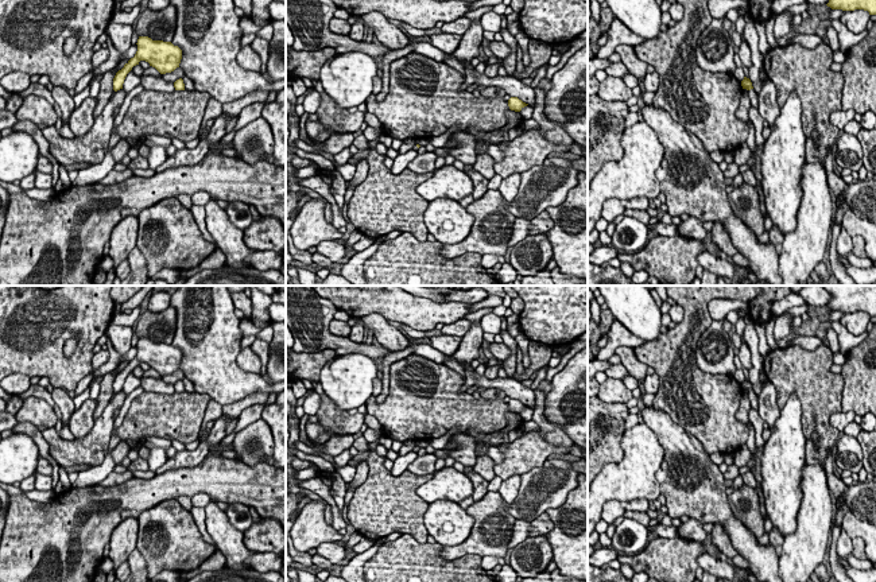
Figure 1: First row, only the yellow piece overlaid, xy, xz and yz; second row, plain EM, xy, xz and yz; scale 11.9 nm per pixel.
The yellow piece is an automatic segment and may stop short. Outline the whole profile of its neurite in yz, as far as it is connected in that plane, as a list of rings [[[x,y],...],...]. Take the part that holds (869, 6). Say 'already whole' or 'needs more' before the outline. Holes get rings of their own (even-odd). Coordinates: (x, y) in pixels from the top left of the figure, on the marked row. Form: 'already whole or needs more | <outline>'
already whole | [[[829,0],[826,5],[842,11],[864,9],[869,15],[876,15],[876,0]]]

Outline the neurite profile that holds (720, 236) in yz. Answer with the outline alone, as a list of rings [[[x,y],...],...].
[[[718,221],[713,222],[712,228],[712,241],[716,247],[724,252],[726,256],[733,256],[739,253],[739,251],[733,247],[729,233],[725,230],[724,225]]]

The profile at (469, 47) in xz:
[[[470,22],[469,30],[462,35],[460,46],[454,51],[454,57],[460,63],[472,62],[481,55],[481,43],[484,38],[484,30],[480,22]]]

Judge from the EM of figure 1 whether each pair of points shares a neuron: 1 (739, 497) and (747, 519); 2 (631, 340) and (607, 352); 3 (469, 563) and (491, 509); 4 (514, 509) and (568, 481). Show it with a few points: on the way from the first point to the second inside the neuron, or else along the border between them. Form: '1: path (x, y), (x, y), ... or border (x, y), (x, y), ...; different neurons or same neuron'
1: path (744, 503), (747, 513); same neuron
2: path (624, 340), (617, 340), (612, 345); same neuron
3: border (440, 554), (446, 559), (468, 554), (481, 558); different neurons
4: path (527, 504), (554, 481); same neuron

